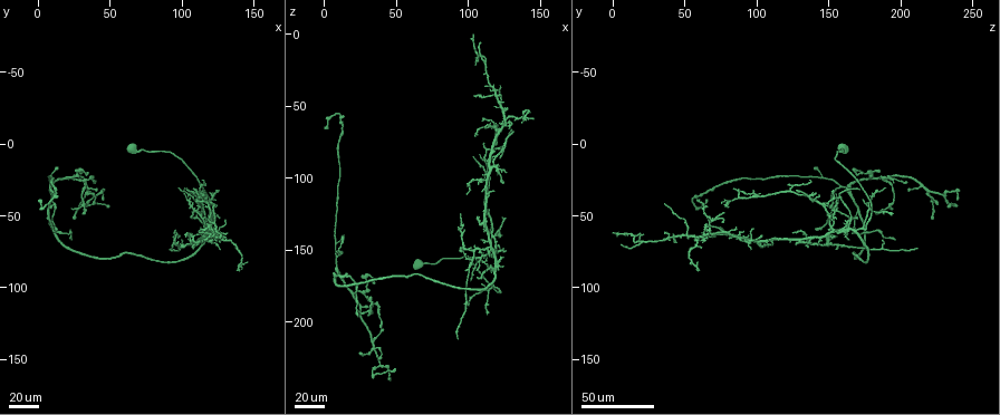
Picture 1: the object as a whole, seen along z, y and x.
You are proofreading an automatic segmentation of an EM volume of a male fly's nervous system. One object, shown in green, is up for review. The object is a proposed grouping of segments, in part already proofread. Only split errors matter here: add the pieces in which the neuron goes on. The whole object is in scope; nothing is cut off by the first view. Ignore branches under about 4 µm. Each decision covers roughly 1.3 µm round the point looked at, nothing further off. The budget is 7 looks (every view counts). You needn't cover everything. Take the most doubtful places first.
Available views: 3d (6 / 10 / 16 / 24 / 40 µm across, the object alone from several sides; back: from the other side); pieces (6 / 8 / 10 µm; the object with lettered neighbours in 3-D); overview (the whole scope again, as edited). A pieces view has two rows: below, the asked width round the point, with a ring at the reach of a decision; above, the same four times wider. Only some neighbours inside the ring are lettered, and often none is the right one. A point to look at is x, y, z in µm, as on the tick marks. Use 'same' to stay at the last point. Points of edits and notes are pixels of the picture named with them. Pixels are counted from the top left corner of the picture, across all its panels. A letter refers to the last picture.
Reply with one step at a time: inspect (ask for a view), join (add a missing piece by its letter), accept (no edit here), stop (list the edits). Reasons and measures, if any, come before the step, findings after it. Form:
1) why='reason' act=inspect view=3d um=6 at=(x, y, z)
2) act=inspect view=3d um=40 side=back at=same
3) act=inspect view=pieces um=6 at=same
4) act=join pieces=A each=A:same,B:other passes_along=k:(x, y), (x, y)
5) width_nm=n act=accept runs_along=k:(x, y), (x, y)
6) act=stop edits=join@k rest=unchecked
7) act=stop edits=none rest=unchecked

why='branch stops here' act=inspect view=3d um=24 at=(120, 52, 48)

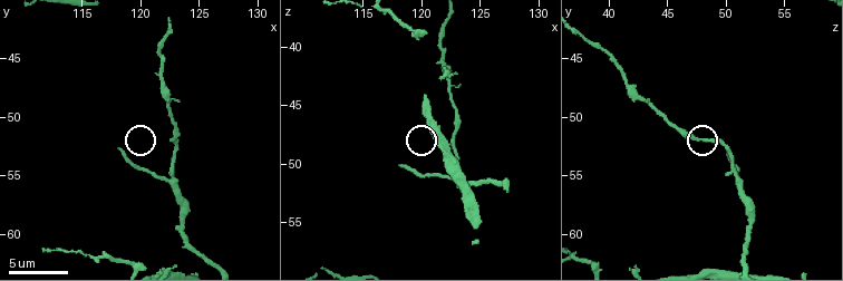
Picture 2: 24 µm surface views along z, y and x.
why='see the neighbours' act=inspect view=pieces um=8 at=(118.6, 53.0, 50.4)

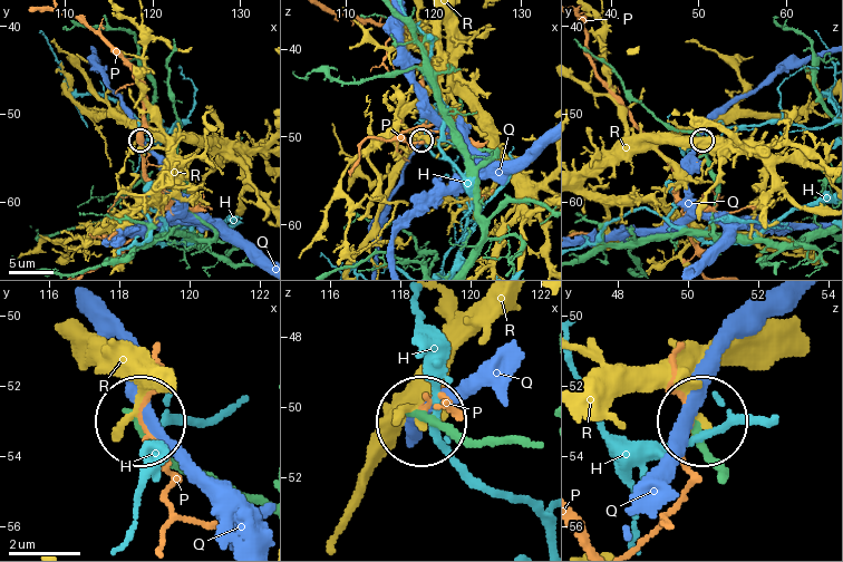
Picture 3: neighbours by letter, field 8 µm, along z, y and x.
width_nm=190 act=accept each=H:other,P:other,Q:other,R:other runs_along=3:(722, 477), (704, 424) found='none of them fits'

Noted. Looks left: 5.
why='thin end' act=inspect view=3d um=40 at=(102, 32, 172)

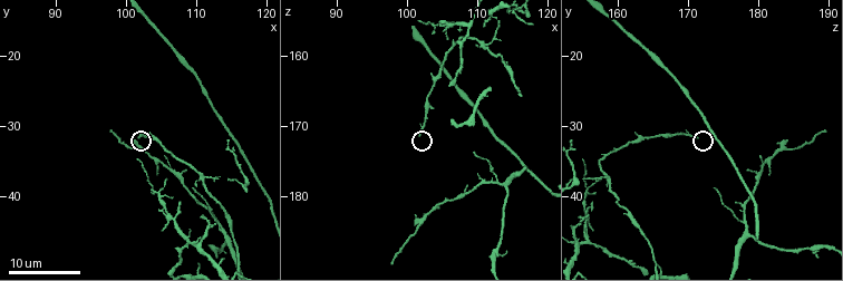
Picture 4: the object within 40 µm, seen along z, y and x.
why='what lies round it' act=inspect view=pieces um=6 at=(102.0, 32.0, 171.5)

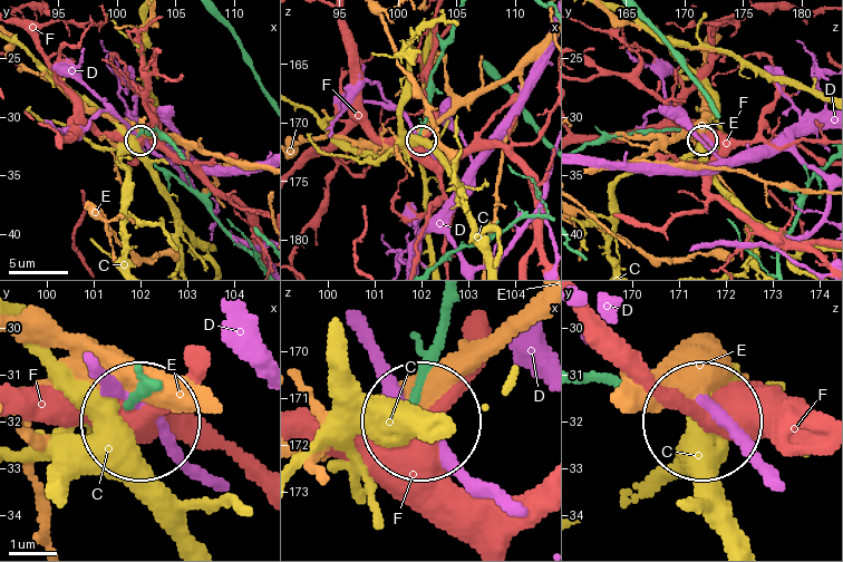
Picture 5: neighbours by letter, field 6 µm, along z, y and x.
act=accept each=C:other,D:other,E:other,F:other runs_along=5:(583, 385), (643, 385), (699, 409) found='no lettered piece goes on from it'

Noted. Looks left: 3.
why='end of a long branch' act=inspect view=3d um=16 at=(98.0, 31.0, 189.5)

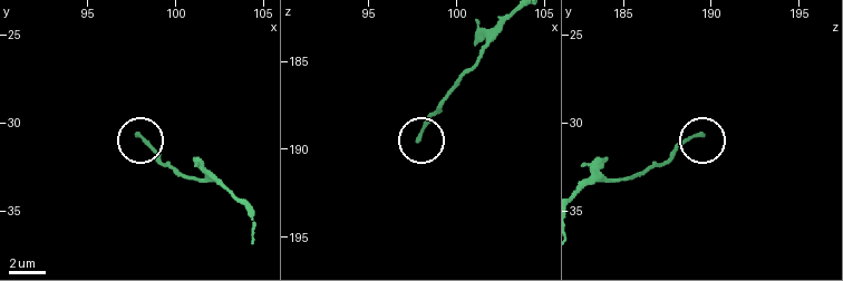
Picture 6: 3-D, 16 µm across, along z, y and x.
act=inspect view=pieces um=8 at=(97.7, 30.8, 189.4)

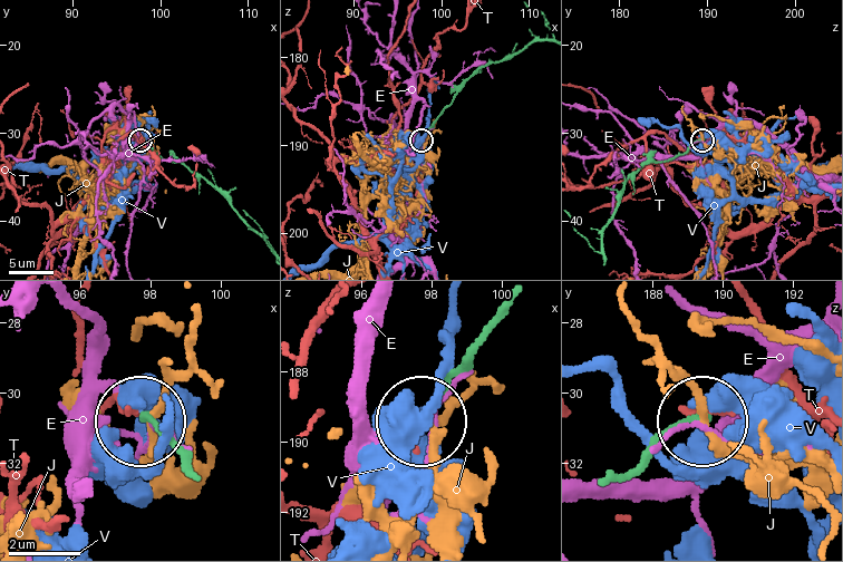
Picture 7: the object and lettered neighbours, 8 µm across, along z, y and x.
act=accept each=E:other,J:other,T:other,V:other runs_along=7:(601, 231), (628, 178), (648, 163), (682, 154), (701, 139) found='none of them fits'

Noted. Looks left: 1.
act=stop edits=none rest=unchecked

